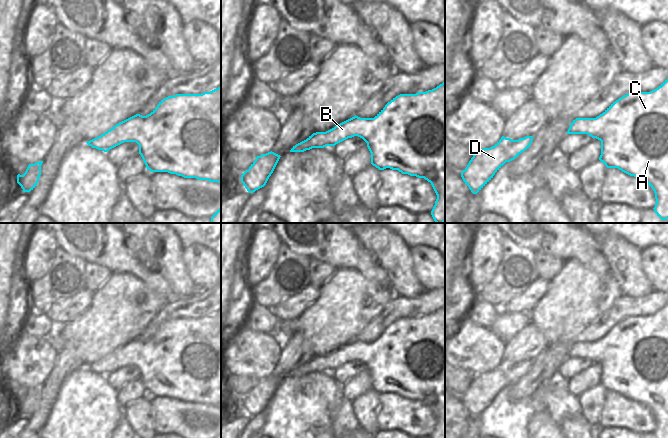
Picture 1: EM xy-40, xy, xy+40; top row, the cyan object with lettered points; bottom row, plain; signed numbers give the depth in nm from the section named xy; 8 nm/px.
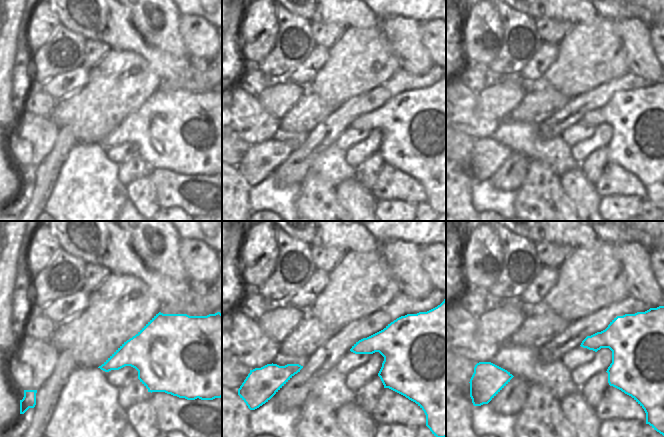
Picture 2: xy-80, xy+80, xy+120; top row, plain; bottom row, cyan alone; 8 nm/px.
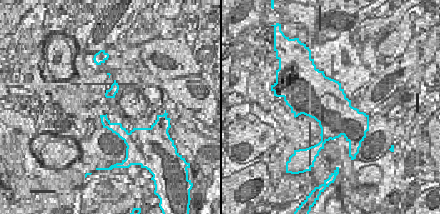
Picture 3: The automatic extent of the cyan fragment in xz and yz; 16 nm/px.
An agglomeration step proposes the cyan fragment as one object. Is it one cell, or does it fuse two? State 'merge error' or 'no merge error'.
no merge error

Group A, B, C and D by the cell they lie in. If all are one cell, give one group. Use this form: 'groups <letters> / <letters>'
groups A B C D

